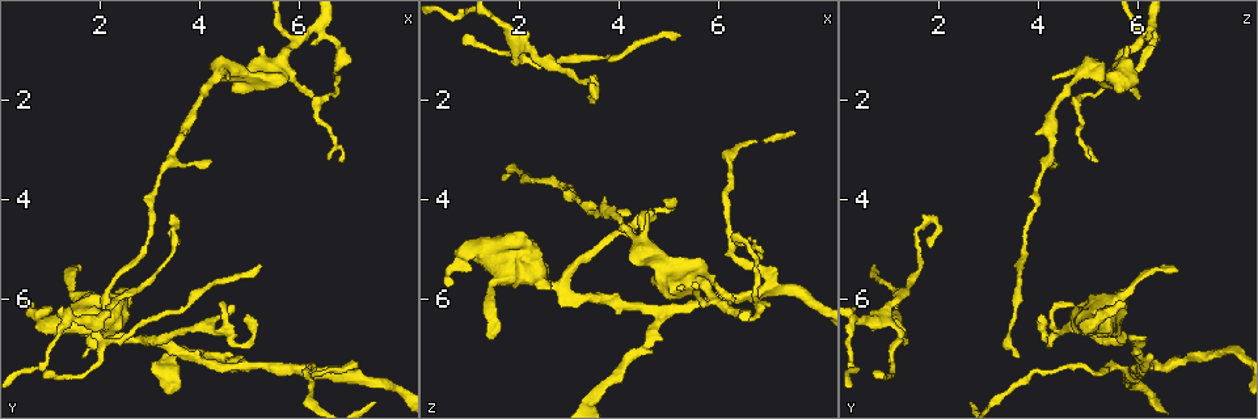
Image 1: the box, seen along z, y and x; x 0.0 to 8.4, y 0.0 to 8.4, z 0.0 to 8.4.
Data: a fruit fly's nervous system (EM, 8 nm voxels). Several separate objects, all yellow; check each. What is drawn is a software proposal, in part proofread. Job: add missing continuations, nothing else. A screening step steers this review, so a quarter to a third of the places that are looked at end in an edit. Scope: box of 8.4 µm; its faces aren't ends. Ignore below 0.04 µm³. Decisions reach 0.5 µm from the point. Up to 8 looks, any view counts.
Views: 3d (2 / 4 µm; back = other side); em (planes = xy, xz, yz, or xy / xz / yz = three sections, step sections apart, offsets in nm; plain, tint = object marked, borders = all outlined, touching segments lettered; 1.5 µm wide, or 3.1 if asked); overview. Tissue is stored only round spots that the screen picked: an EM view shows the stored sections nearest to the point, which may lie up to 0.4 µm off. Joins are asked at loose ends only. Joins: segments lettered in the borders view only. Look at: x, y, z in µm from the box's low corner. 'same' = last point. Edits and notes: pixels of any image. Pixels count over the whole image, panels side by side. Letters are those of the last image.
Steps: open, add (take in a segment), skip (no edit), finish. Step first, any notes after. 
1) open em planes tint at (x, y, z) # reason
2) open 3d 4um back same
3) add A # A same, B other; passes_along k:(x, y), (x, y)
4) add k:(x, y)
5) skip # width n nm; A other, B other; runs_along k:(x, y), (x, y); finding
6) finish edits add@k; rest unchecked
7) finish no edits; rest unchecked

open 3d 2um at (0.85, 7.55, 0.65) # tapers out

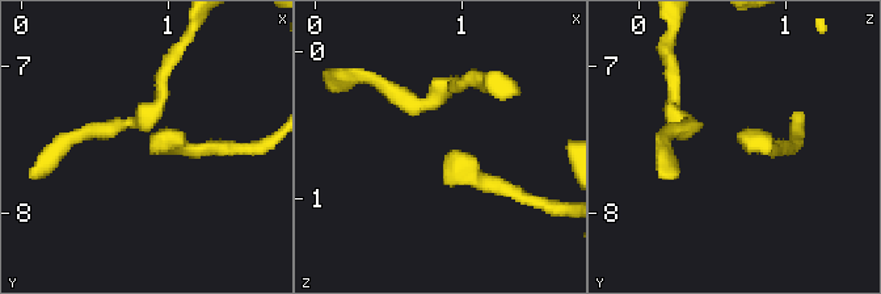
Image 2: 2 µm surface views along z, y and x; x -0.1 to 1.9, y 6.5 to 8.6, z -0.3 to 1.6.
open em planes tint at (0.90, 7.50, 0.68) # now the EM

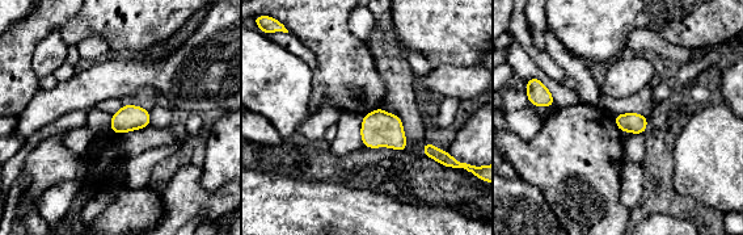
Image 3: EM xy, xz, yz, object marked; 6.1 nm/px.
open em planes borders same

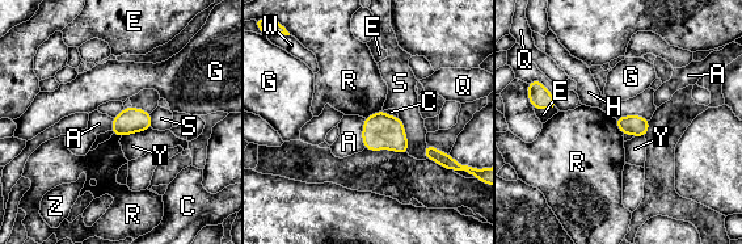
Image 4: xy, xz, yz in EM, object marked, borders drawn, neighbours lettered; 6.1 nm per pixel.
skip # A other, C other, E other, G other, H other, Q other, R other, S other, W other, Y other, Z other; no lettered segment goes on from it

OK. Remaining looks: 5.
open em yz step 8 borders at (1.65, 7.20, 3.65) # end of a long branch

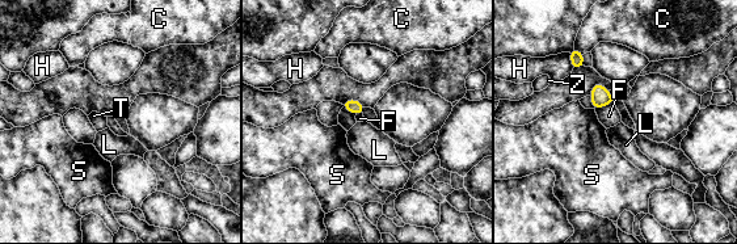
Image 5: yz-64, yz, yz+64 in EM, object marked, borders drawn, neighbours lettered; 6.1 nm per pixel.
open em planes borders same # cut it another way

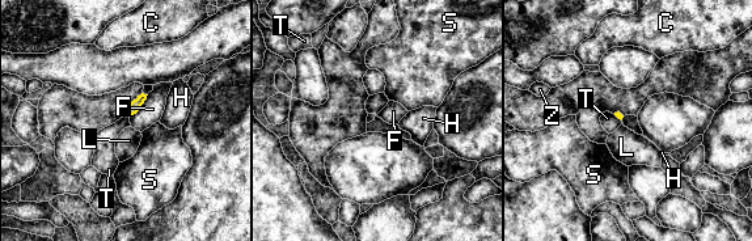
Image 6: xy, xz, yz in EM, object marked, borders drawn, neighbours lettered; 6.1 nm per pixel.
skip # longest_contact F 200 nm; C other, F other, H other, L other, S other, T other, Z other; border 6:(148, 94), (142, 108), (130, 119); none of them fits

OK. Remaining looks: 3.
open 3d 2um at (1.40, 5.40, 6.75) # branch stops here

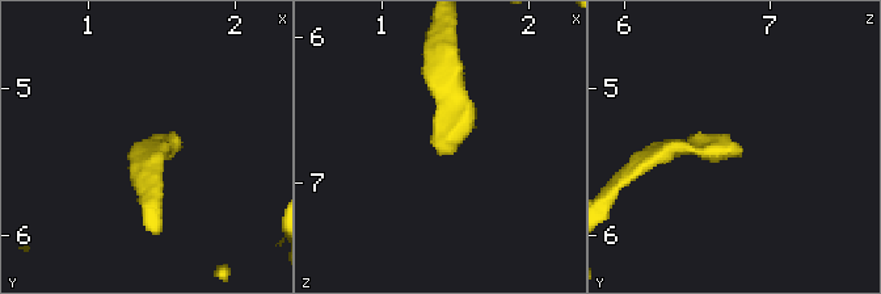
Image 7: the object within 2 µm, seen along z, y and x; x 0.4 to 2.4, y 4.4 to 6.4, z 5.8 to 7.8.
open em xy step 8 borders at (1.44, 5.46, 6.78)

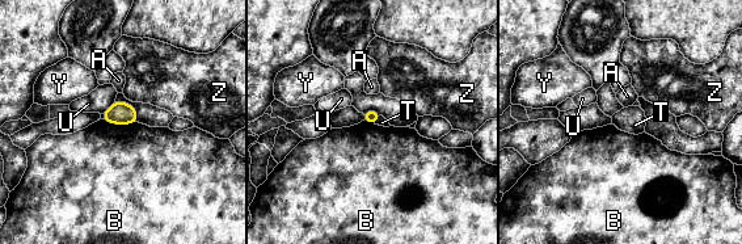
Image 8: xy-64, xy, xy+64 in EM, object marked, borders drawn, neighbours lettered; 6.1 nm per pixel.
skip # longest_contact B 220 nm; A other, B other, T other, U other, Y other, Z other; no lettered segment goes on from it

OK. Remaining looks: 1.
finish no edits; rest unchecked

